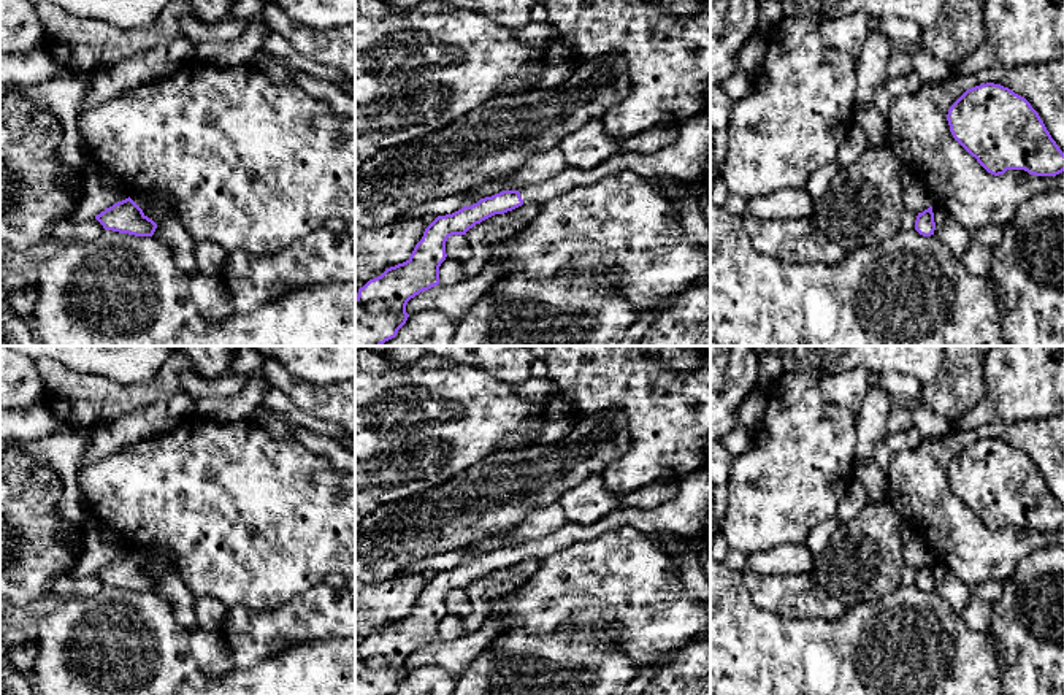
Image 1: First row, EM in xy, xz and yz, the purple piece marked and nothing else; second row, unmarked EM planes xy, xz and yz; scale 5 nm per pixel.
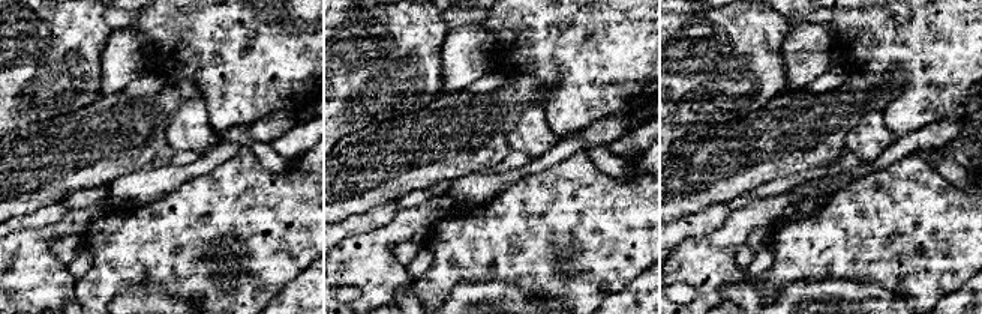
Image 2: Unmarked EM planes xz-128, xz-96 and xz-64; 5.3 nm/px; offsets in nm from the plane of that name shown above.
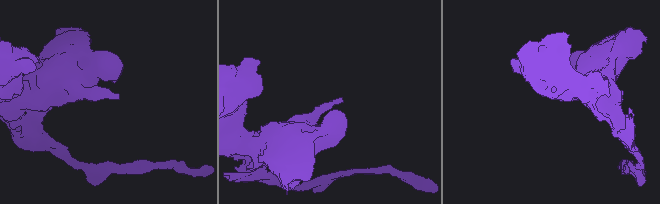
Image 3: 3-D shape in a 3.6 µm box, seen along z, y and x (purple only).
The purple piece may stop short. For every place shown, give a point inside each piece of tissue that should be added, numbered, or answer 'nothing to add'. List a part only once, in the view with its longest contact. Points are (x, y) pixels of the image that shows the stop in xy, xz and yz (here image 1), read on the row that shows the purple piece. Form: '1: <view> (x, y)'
1: xz (687, 159)

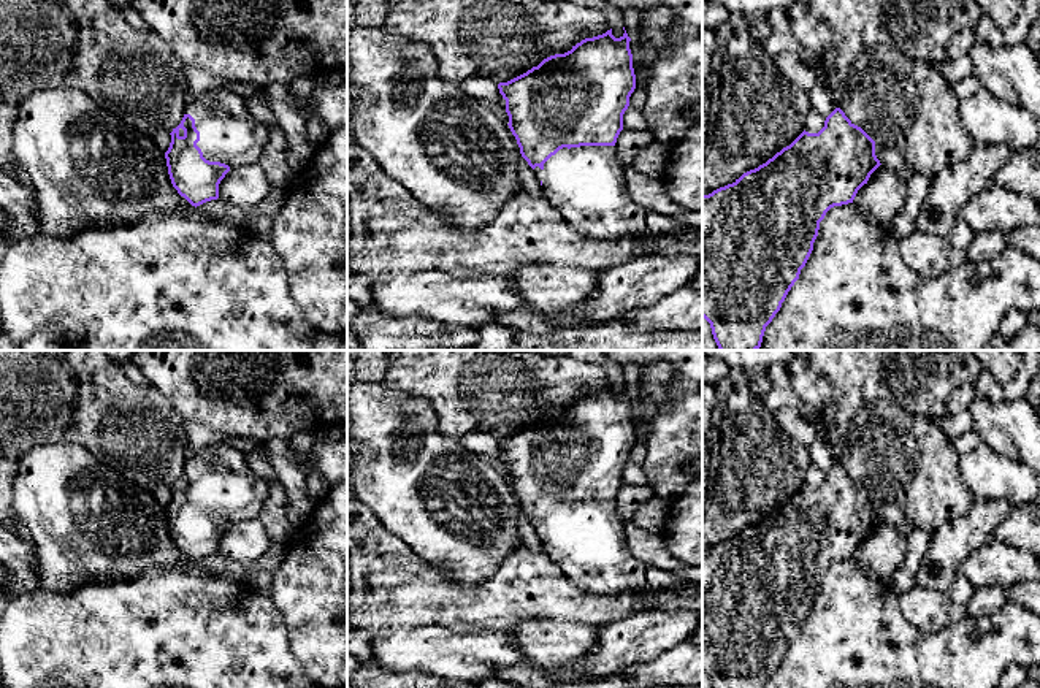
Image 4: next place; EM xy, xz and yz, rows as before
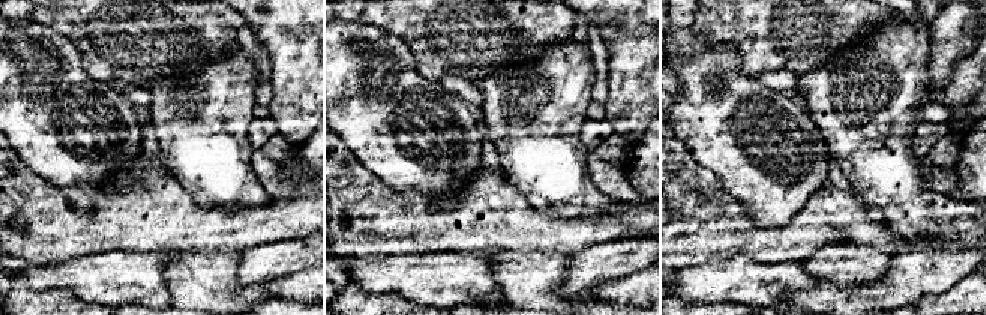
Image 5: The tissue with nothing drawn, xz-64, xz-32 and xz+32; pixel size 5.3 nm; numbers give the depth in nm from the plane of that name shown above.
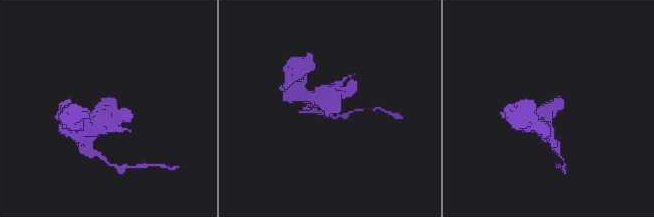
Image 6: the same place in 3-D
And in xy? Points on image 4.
1: xy (229, 133)

